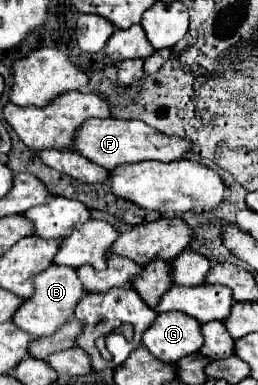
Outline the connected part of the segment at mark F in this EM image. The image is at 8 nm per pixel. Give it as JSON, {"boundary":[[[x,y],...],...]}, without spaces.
{"boundary":[[[90,119],[82,125],[82,129],[76,133],[76,151],[88,157],[90,161],[106,167],[108,171],[116,169],[118,165],[130,165],[140,161],[178,161],[184,159],[186,153],[192,151],[192,143],[182,137],[168,137],[154,127],[150,127],[144,121],[136,119]]]}

